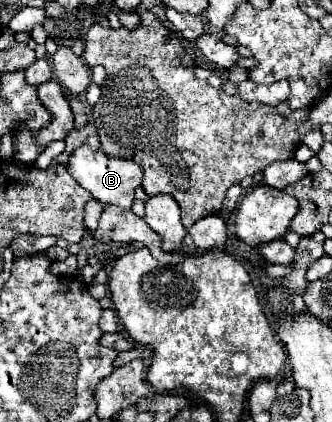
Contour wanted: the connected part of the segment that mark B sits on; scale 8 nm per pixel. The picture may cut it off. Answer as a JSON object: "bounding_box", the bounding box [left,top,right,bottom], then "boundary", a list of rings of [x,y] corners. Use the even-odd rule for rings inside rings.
{"bounding_box":[66,143,142,209],"boundary":[[[82,143],[68,159],[66,165],[68,173],[86,189],[92,193],[94,199],[102,201],[102,203],[112,203],[118,205],[122,209],[130,209],[132,201],[134,201],[134,189],[140,185],[142,181],[142,169],[134,163],[134,161],[124,161],[118,157],[108,157],[104,151],[100,149],[90,149],[88,143]]]}

